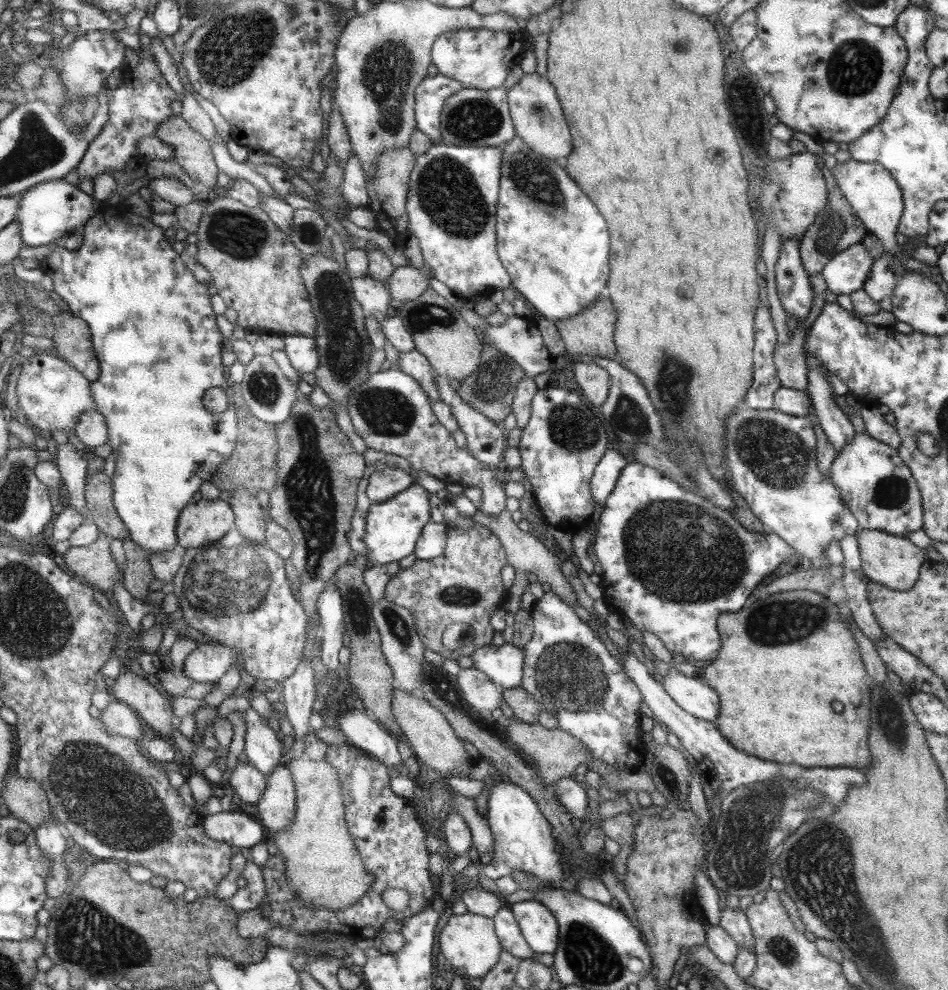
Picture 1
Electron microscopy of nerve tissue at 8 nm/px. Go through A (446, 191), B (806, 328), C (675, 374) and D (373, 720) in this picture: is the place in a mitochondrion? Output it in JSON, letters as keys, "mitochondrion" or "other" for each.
{"A":"mitochondrion","B":"other","C":"mitochondrion","D":"other"}

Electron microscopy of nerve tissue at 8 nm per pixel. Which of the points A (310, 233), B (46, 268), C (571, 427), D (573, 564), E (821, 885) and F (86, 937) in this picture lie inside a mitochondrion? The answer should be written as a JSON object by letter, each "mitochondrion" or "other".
{"A":"mitochondrion","B":"other","C":"mitochondrion","D":"other","E":"mitochondrion","F":"mitochondrion"}

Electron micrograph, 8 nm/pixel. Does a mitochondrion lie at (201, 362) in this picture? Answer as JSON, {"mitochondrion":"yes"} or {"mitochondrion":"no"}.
{"mitochondrion":"no"}

